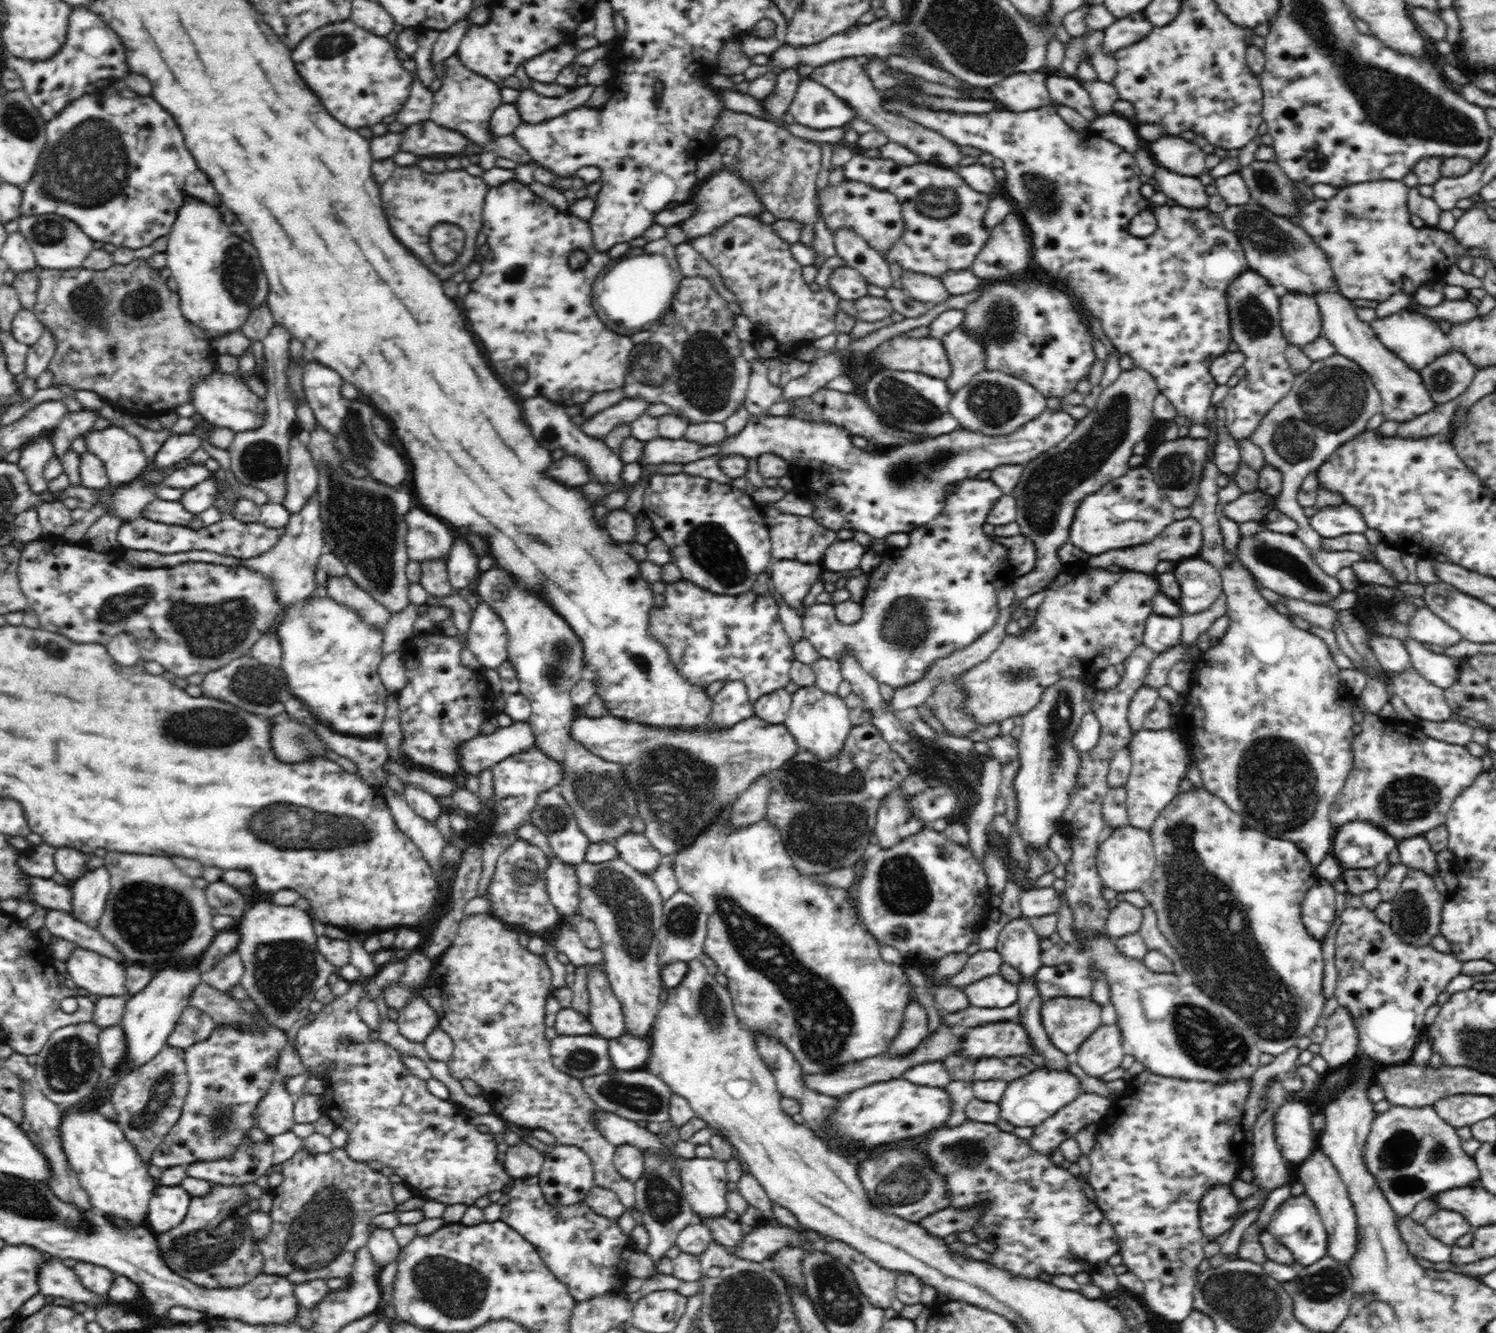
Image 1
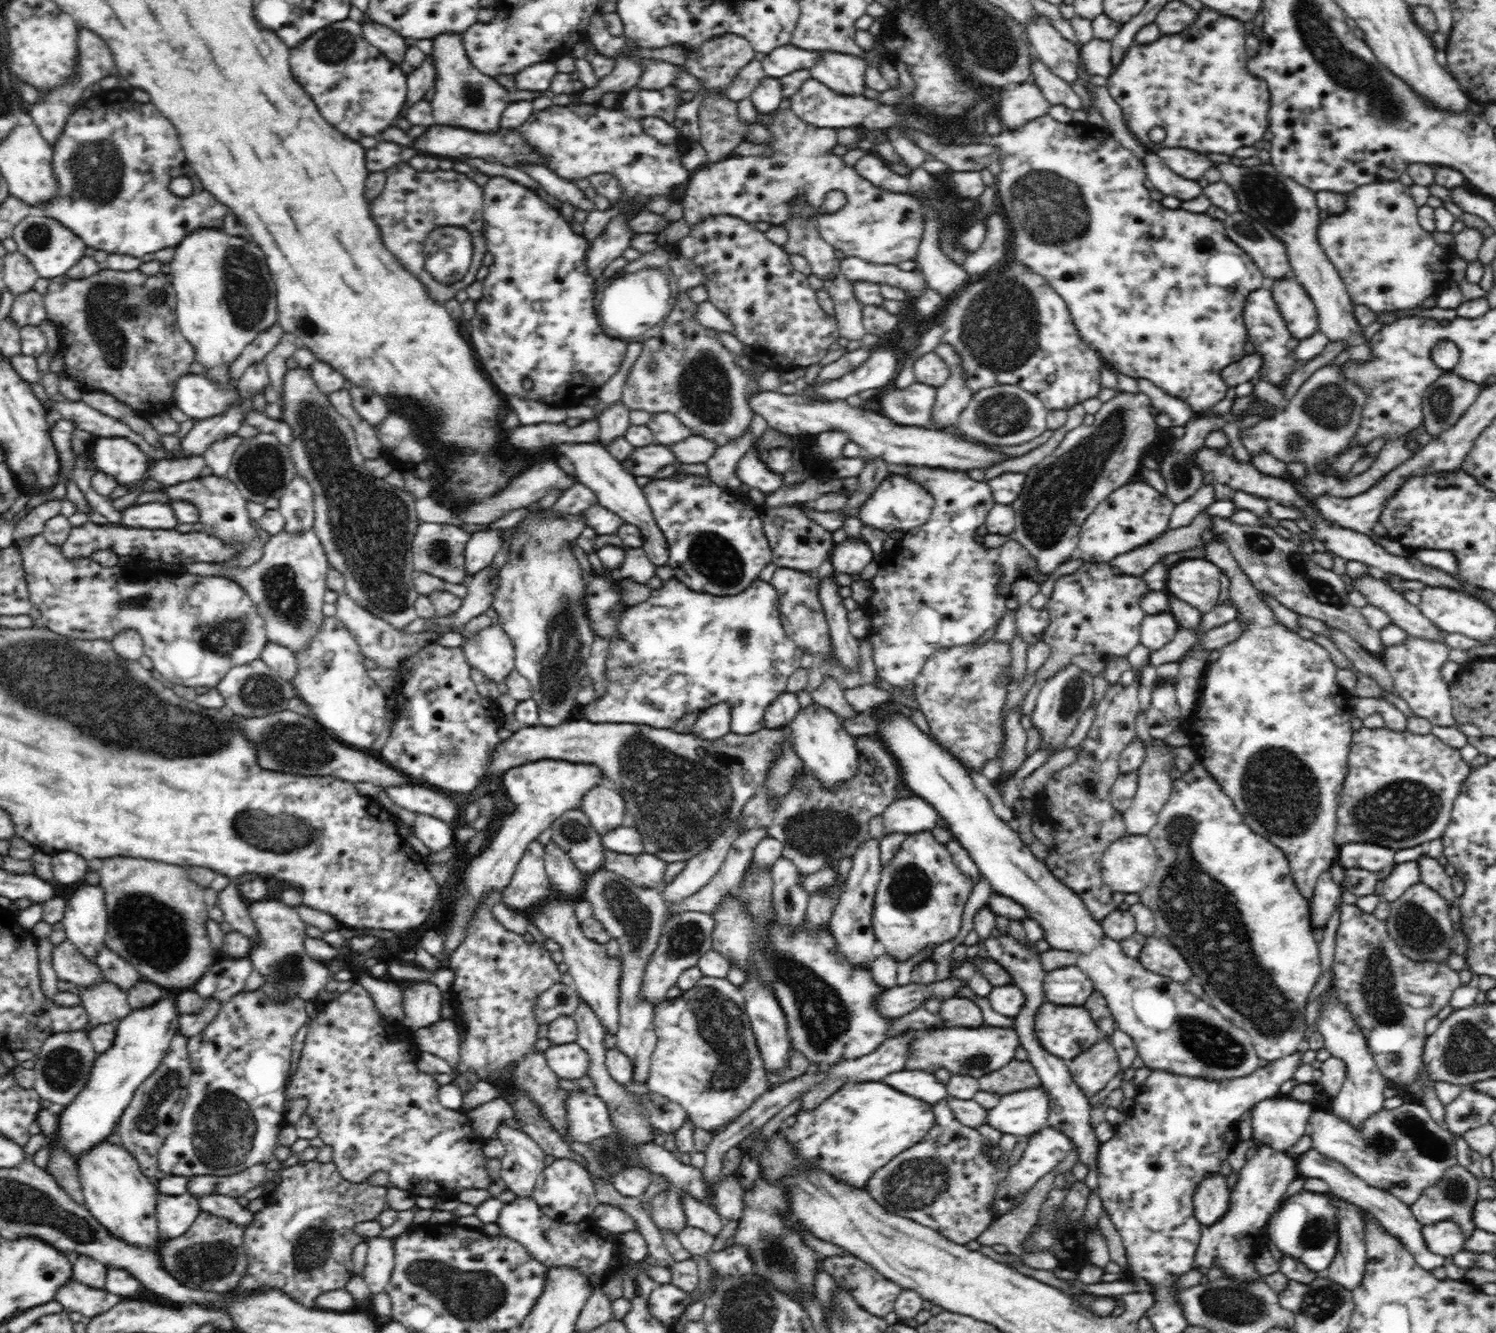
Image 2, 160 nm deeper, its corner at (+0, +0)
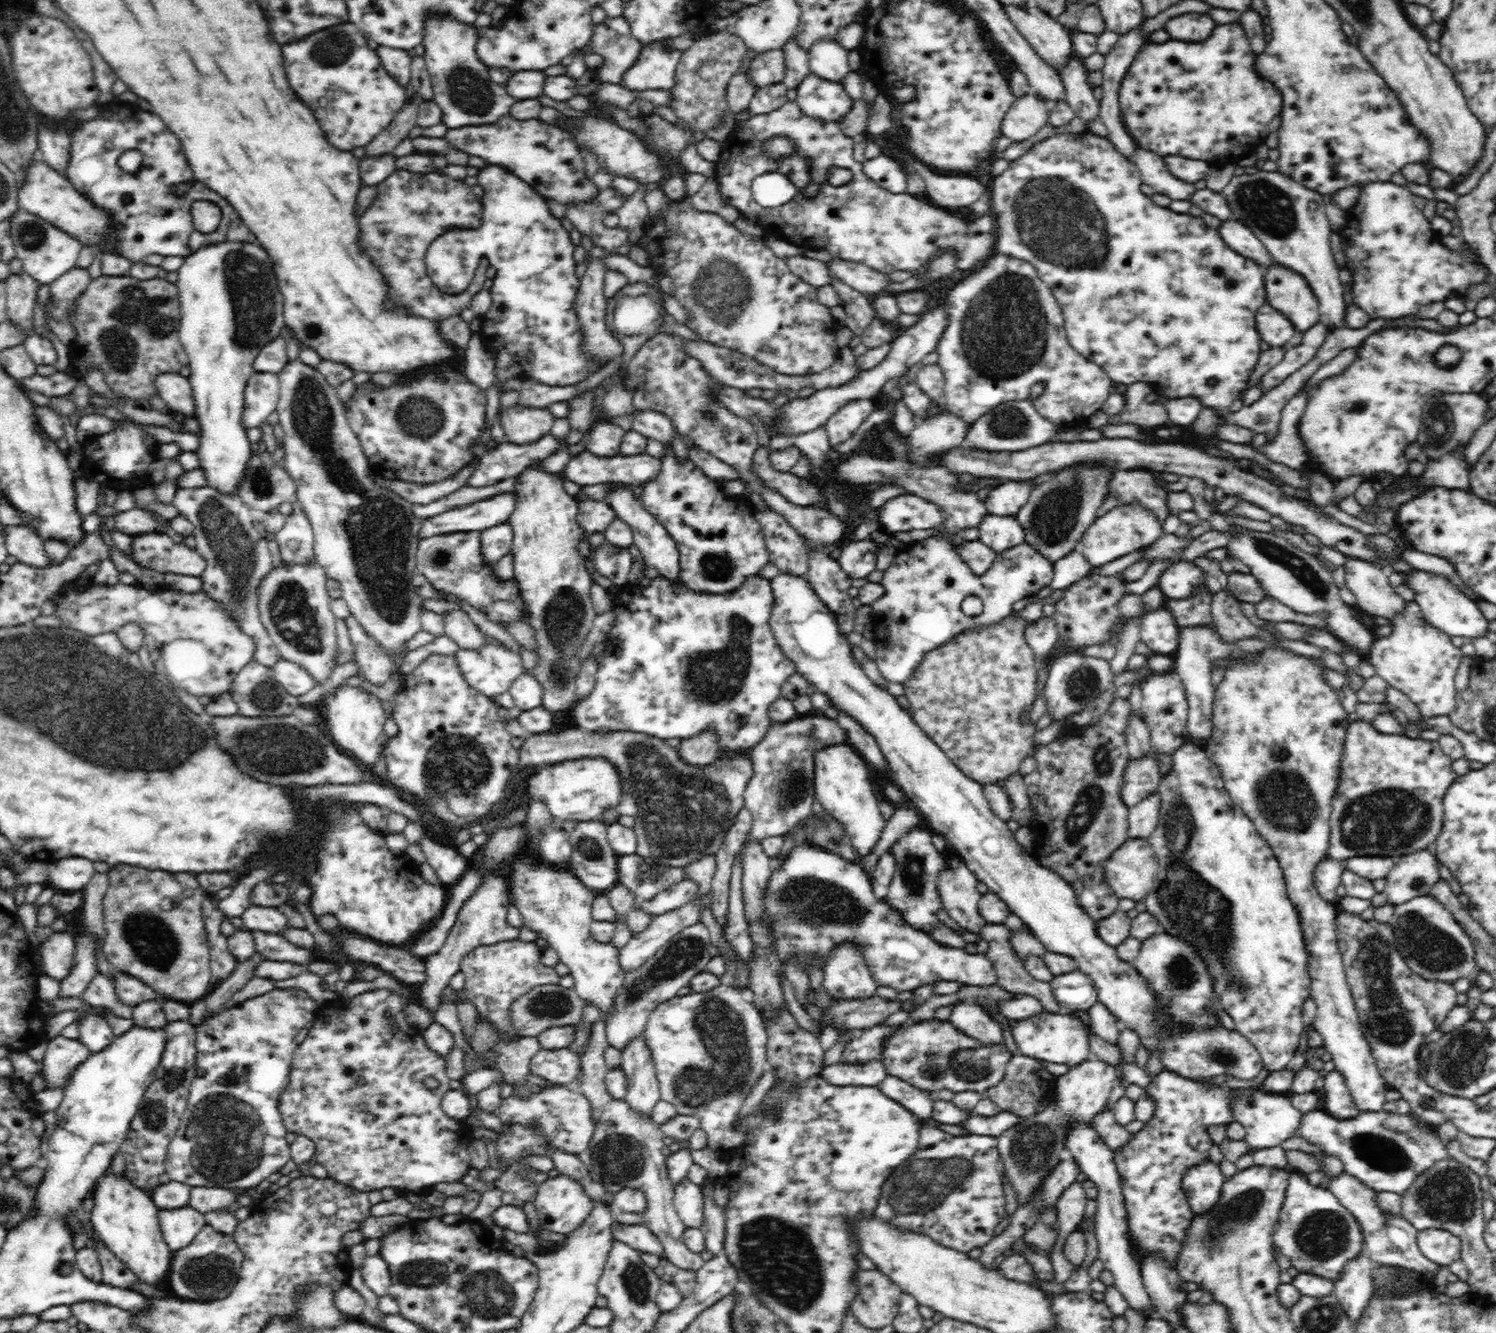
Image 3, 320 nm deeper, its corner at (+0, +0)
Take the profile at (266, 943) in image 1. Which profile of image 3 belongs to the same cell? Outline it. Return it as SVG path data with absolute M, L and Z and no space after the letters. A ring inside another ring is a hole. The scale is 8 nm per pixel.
M250 905L240 916L245 930L260 930L280 934L288 922L284 913L277 907Z

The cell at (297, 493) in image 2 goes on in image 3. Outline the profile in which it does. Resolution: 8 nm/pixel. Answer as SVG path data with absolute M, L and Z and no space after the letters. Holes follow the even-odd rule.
M292 503L294 510L286 516L284 526L275 534L280 554L285 564L310 564L317 560L314 554L314 529L310 524L308 515L301 509L300 503Z

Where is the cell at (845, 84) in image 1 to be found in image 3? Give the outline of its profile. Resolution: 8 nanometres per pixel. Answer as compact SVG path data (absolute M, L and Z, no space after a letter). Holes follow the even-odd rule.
M822 39L807 50L809 67L820 78L842 82L851 71L848 66L848 49L844 49L836 40Z

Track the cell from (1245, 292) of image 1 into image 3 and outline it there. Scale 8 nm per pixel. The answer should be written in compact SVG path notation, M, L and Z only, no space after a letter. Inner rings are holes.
M1264 302L1255 311L1255 328L1258 329L1259 340L1268 342L1272 349L1282 349L1297 330L1287 320L1286 315L1268 304Z

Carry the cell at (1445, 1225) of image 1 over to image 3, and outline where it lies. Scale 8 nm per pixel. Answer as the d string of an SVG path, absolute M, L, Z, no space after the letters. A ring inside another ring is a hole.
M1427 1228L1417 1235L1417 1247L1421 1254L1439 1265L1449 1265L1461 1259L1461 1244L1454 1234L1439 1228Z

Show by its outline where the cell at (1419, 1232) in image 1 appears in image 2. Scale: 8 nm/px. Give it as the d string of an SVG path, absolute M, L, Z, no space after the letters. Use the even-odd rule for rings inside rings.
M1307 1150L1297 1155L1295 1161L1297 1162L1300 1175L1304 1178L1318 1178L1327 1185L1328 1191L1333 1192L1335 1196L1357 1204L1362 1212L1373 1212L1374 1216L1377 1216L1378 1223L1382 1224L1381 1226L1385 1227L1390 1232L1390 1235L1394 1235L1404 1244L1405 1248L1412 1254L1414 1260L1424 1270L1431 1271L1434 1268L1444 1266L1444 1257L1428 1251L1424 1237L1422 1237L1421 1230L1423 1226L1417 1222L1408 1205L1403 1205L1402 1202L1398 1201L1398 1198L1392 1197L1390 1193L1387 1193L1383 1189L1367 1186L1366 1182L1358 1179L1358 1176L1352 1174L1343 1164L1326 1158L1317 1150Z

